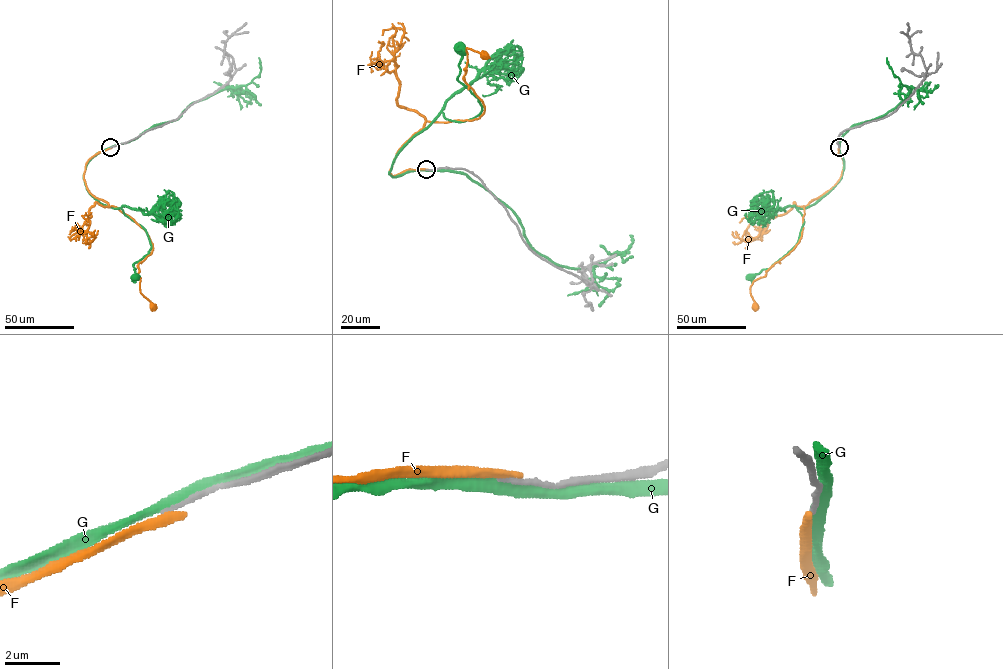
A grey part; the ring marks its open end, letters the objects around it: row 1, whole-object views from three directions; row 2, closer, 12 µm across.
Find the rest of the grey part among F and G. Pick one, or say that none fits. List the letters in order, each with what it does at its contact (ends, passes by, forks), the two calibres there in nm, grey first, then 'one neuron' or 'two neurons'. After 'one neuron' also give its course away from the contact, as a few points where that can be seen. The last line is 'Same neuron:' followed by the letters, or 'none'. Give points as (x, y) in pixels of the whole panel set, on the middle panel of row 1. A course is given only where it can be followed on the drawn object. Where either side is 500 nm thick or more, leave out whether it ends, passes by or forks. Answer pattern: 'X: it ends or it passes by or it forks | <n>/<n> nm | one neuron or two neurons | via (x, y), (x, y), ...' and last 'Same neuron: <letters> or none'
F: it ends | 180/340 nm | two neurons
G: it passes by | 170/440 nm | two neurons
Same neuron: none

